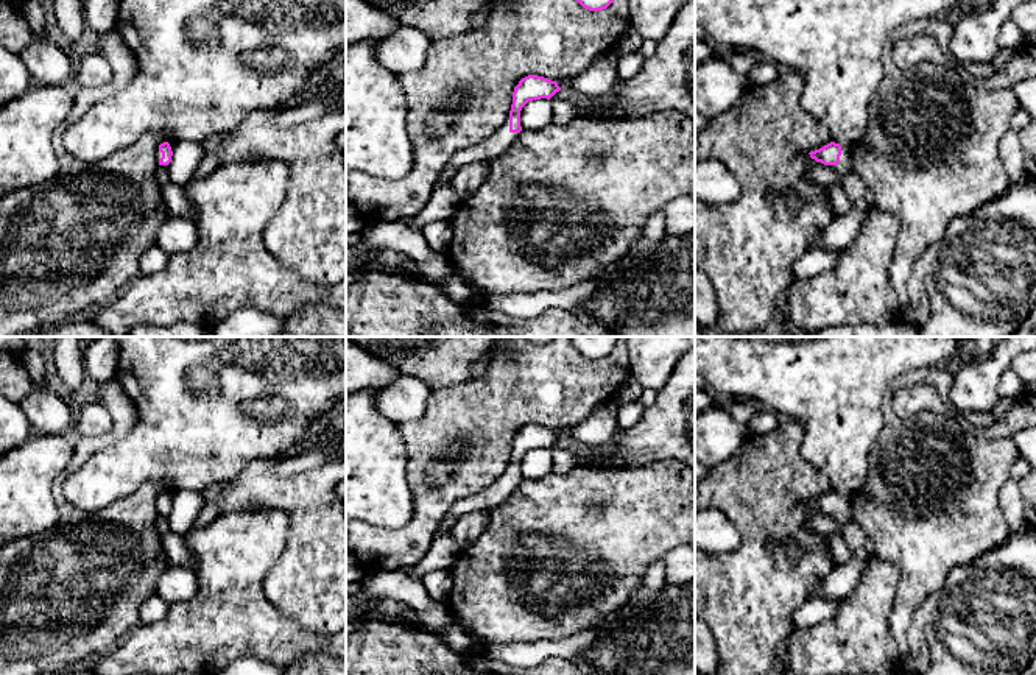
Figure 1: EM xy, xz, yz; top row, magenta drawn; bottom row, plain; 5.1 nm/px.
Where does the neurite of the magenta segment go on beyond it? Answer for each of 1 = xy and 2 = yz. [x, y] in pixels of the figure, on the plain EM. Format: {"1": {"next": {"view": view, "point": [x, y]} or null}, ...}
{"1": {"next": {"view": "xy", "point": [158, 504]}}, "2": {"next": {"view": "yz", "point": [845, 515]}}}

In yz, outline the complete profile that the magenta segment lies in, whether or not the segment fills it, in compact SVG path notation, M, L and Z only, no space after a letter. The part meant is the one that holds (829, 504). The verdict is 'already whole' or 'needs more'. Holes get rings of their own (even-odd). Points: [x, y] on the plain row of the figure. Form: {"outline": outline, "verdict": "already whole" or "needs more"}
{"outline": "M830 491L819 499L810 500L809 504L816 511L829 514L841 525L854 521L851 496Z", "verdict": "needs more"}

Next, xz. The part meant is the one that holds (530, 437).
{"outline": "M528 424L519 430L513 441L513 454L505 472L483 491L452 504L436 527L436 535L452 530L453 524L475 510L491 511L503 504L520 485L520 460L533 449L550 449L561 436L556 430L537 424Z", "verdict": "needs more"}

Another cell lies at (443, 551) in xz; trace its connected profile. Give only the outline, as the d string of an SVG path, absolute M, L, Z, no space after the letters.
M450 530L435 535L424 558L416 564L400 567L400 571L403 571L410 577L422 580L428 572L449 569L460 550L461 547L453 539Z

